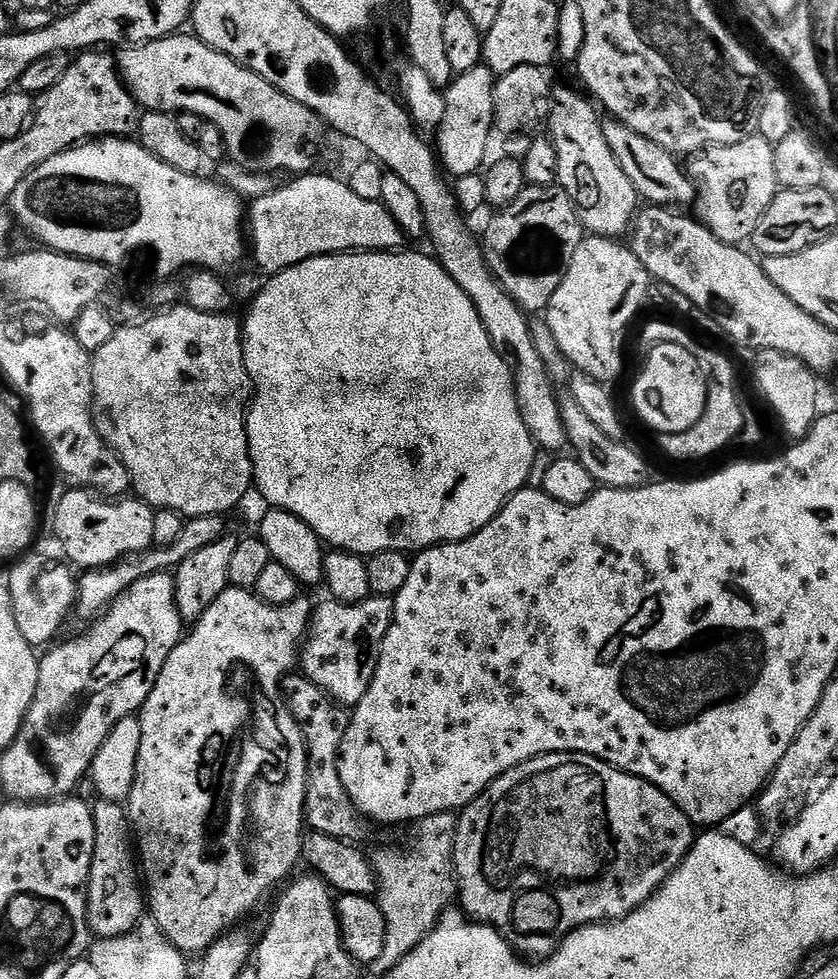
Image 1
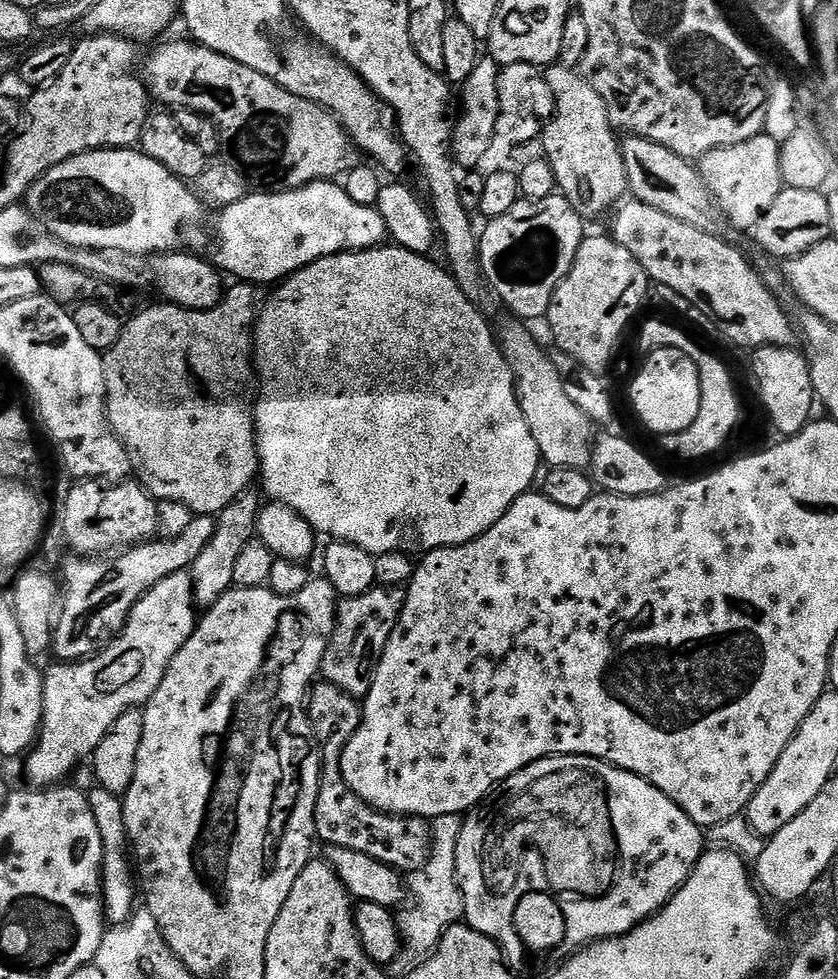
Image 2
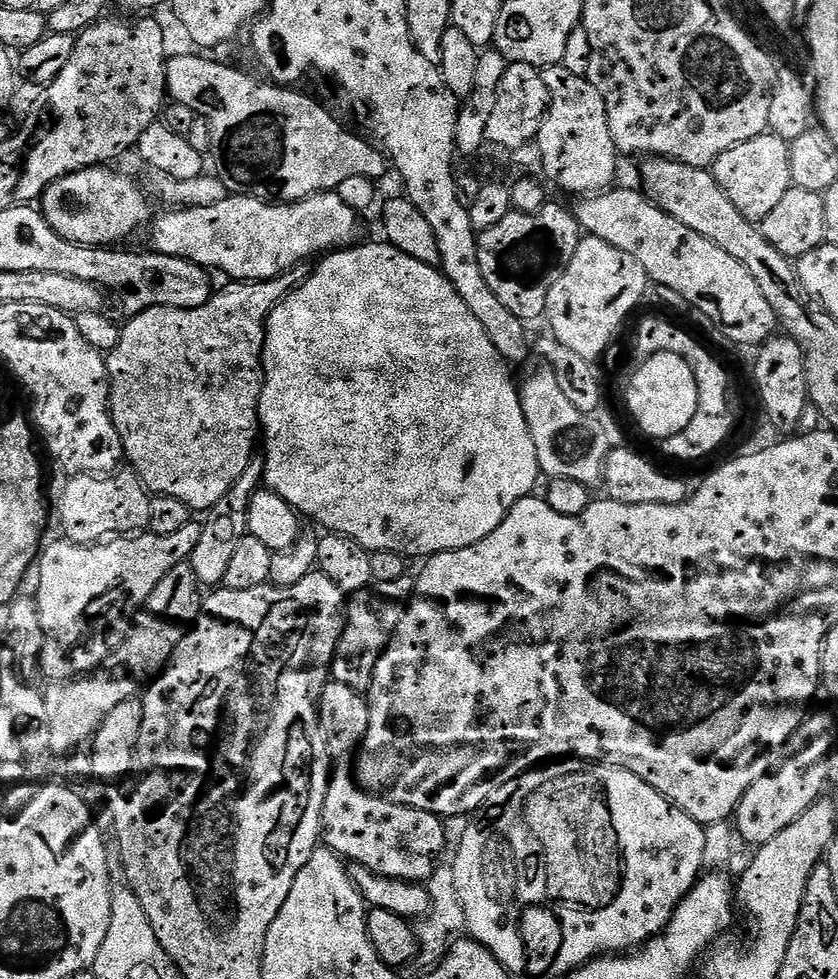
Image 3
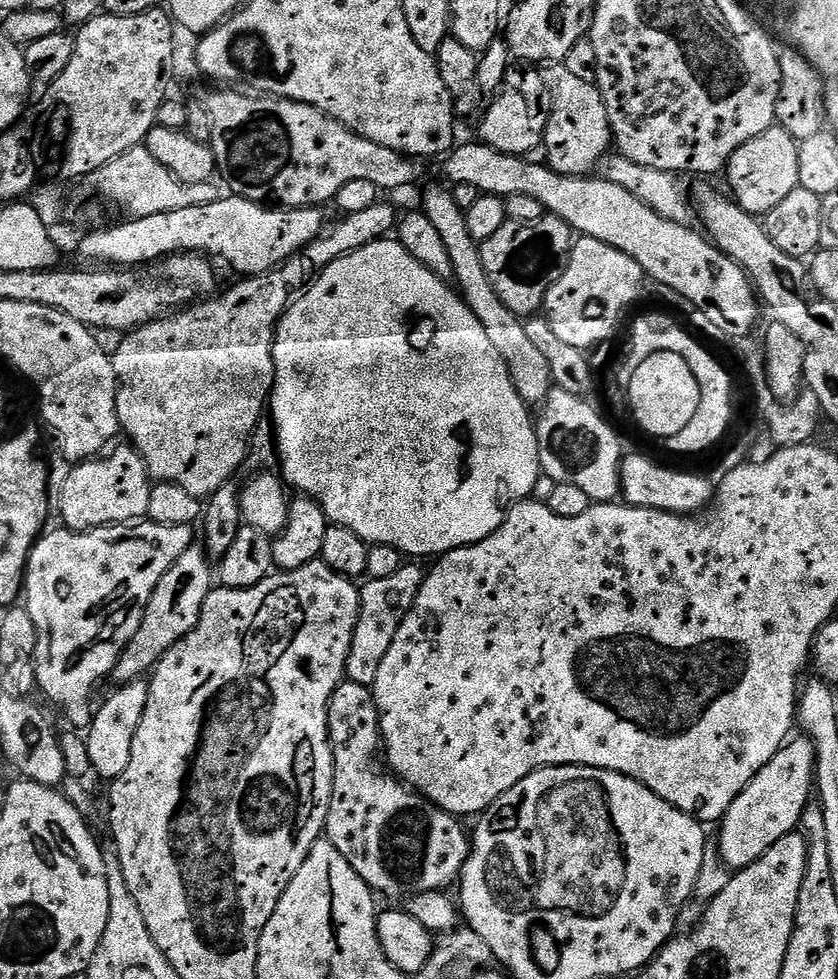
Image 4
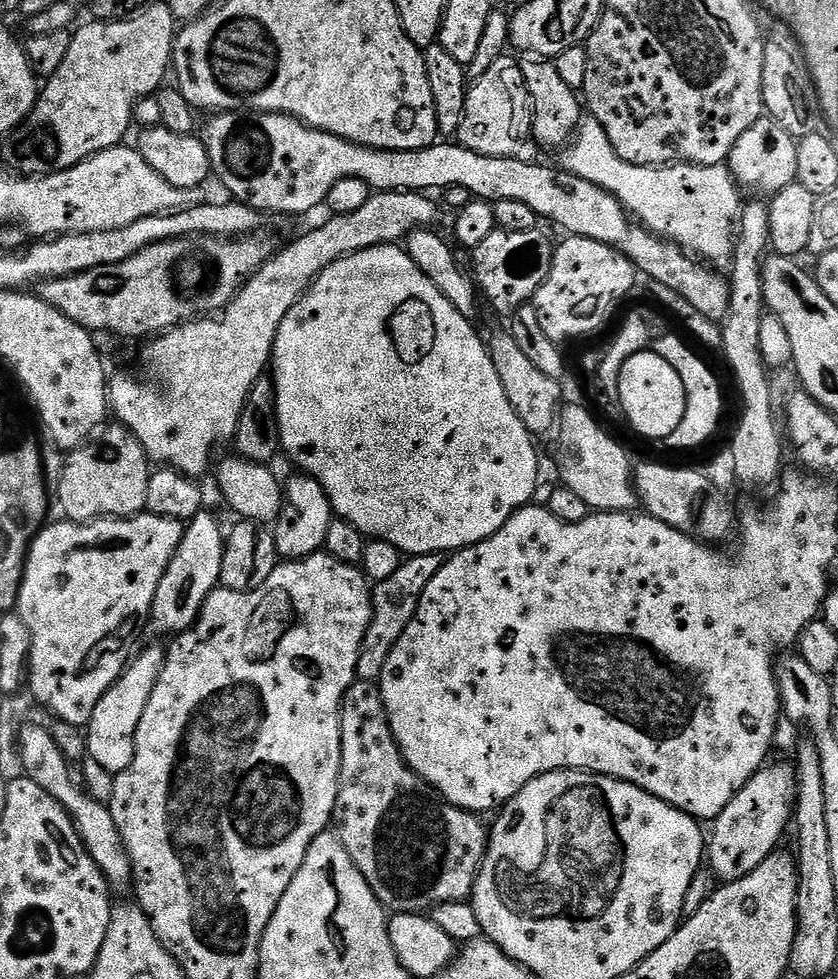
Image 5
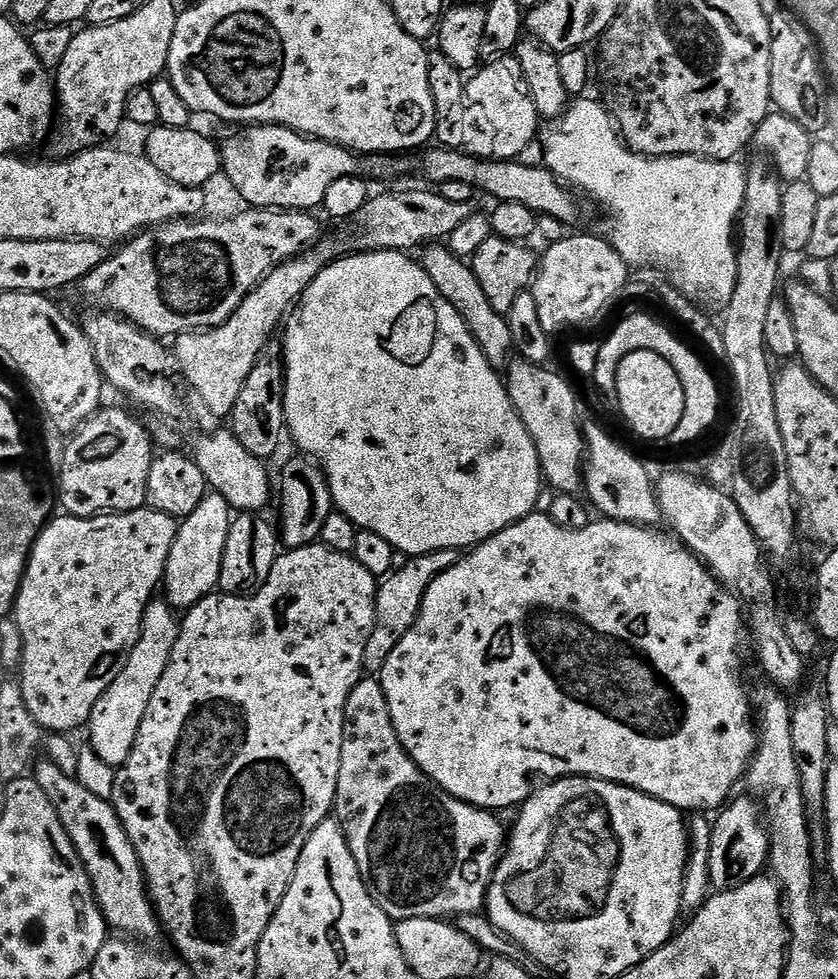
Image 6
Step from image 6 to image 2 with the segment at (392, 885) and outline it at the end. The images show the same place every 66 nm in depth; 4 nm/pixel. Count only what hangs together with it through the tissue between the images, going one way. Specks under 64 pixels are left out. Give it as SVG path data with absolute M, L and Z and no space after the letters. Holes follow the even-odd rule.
M320 682L309 691L306 707L320 746L320 785L318 802L314 806L314 826L319 843L342 846L346 850L360 850L362 854L378 858L378 862L390 865L401 874L418 871L432 855L433 825L424 818L394 816L371 808L344 781L342 754L350 738L354 738L360 728L361 701L338 686Z

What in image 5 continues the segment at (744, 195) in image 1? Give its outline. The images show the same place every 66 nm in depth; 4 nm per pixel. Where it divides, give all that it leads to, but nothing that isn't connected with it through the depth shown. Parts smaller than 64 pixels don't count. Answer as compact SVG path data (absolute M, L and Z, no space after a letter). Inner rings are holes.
M771 118L754 122L754 126L750 126L750 130L746 130L746 134L738 138L738 142L734 142L734 150L726 161L726 166L732 172L737 185L745 193L752 192L748 194L759 194L764 198L771 198L786 186L797 183L796 171L799 165L800 150L797 137Z

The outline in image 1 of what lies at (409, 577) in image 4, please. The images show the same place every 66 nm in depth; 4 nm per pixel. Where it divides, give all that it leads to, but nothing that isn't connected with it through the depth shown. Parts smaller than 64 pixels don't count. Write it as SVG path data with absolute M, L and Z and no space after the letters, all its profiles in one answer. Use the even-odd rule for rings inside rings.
M375 594L360 604L344 604L331 598L325 600L325 604L315 605L298 664L302 675L321 688L331 700L355 706L366 698L366 690L370 690L370 682L374 682L380 647L394 618L394 600L391 596Z

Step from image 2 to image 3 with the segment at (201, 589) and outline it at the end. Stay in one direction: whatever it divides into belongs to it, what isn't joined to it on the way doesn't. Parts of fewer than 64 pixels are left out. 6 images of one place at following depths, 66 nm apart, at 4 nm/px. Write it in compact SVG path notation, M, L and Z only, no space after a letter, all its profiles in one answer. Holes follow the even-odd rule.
M253 455L250 466L238 477L238 482L230 486L226 498L219 500L212 508L207 509L205 520L202 520L200 529L202 535L198 538L198 546L192 551L191 565L196 576L204 586L223 585L226 578L226 566L230 566L232 555L236 553L238 542L248 535L248 515L252 495L261 491L265 483L264 466L266 460L263 455Z

